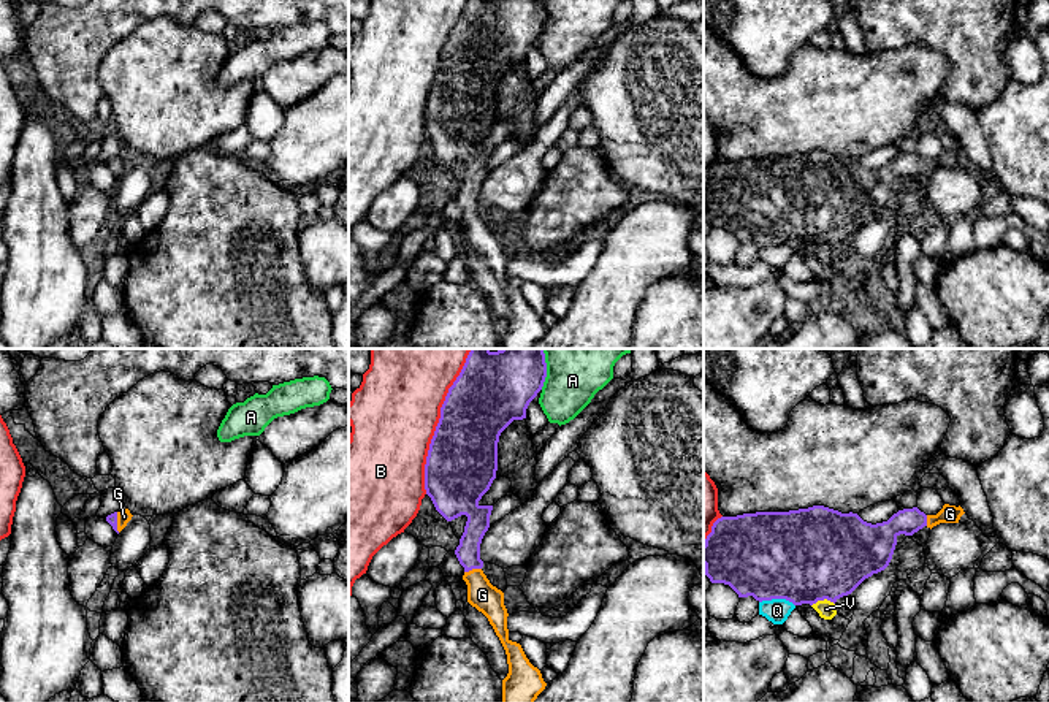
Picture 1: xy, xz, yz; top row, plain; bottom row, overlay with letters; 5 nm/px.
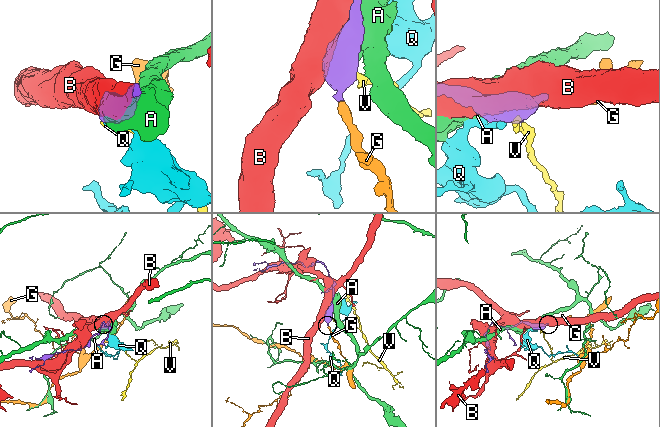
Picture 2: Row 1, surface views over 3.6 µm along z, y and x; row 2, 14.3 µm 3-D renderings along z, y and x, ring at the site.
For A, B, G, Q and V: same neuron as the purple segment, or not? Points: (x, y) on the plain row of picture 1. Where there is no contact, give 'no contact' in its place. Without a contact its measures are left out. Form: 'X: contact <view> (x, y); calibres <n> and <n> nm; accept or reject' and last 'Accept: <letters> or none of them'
A: contact xz (545, 18); calibres 340 and 260 nm; reject
B: contact xz (438, 70); calibres 360 and 440 nm; reject
G: contact xz (473, 213); calibres 120 and 150 nm; accept
Q: contact yz (777, 243); calibres 480 and 130 nm; reject
V: contact yz (823, 244); calibres 480 and 90 nm; reject
Accept: G

